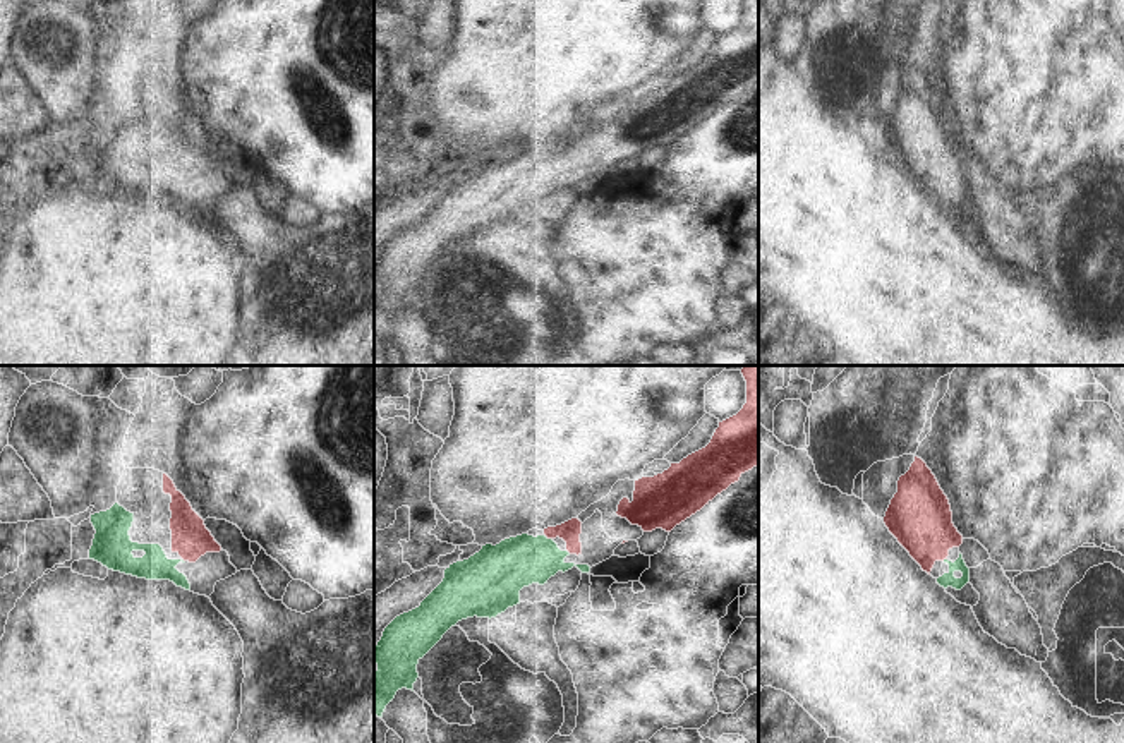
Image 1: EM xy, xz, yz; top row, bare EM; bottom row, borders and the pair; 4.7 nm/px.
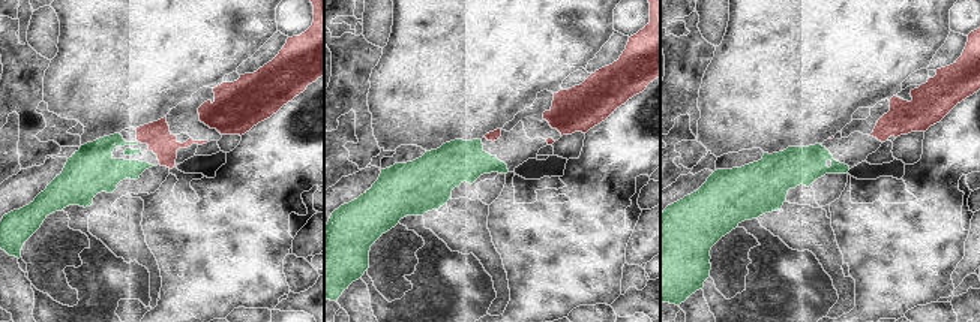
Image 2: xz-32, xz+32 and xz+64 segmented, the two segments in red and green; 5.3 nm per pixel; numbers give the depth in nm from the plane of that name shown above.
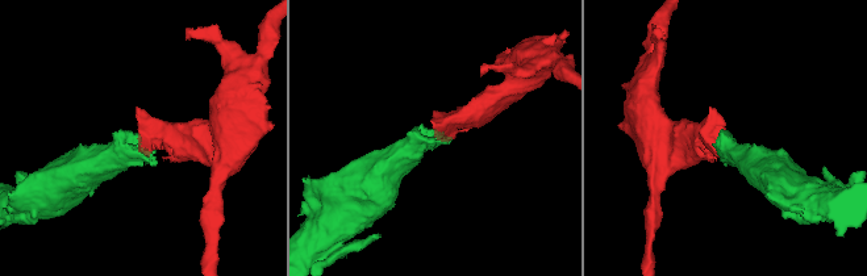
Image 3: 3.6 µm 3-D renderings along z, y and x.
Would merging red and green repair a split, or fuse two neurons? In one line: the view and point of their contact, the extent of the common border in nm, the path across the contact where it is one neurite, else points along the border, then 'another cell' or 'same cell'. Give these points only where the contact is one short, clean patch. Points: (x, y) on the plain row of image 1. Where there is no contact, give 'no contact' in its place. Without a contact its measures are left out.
meets red in xz at (548, 153); contact 50 nm long; runs through xz (570, 146), (556, 146), (548, 153), (525, 175), (505, 184); same cell

